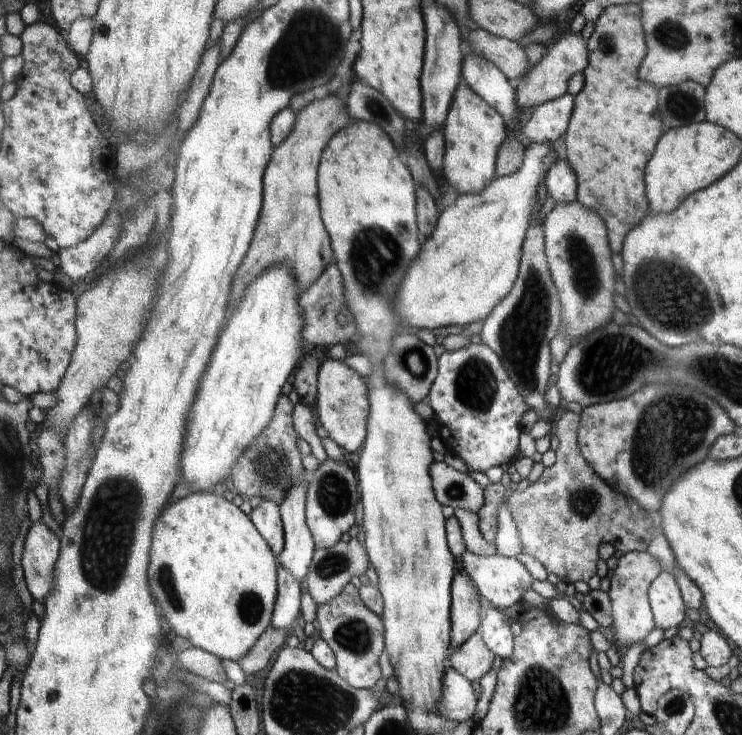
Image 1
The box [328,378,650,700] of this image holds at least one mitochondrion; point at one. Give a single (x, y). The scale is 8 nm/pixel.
(354, 635)

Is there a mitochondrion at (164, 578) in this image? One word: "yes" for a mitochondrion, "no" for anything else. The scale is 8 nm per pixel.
yes

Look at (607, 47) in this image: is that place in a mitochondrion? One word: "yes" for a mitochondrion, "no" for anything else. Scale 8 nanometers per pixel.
no

